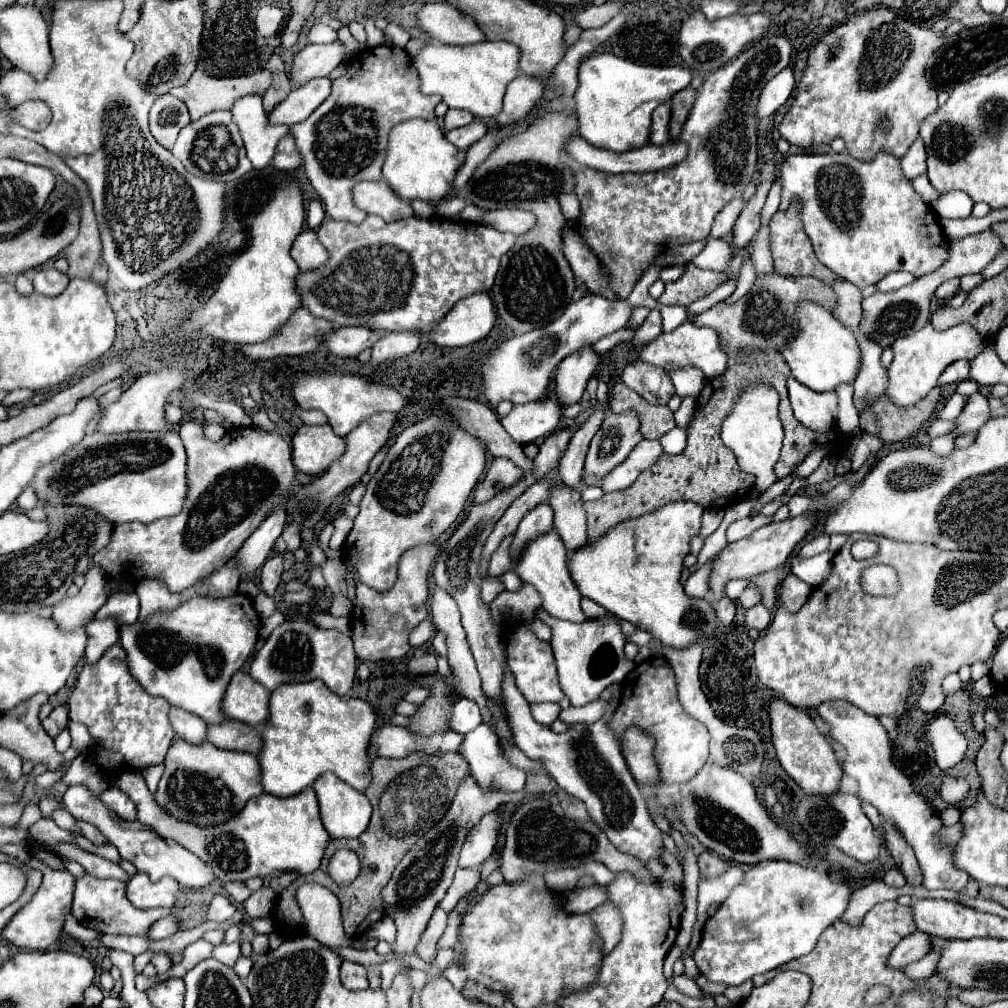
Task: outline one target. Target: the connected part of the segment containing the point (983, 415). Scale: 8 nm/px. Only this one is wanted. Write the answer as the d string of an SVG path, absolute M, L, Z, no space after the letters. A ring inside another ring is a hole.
M975 393L969 397L963 413L957 417L957 425L961 427L963 433L969 433L969 431L981 429L989 419L991 417L989 417L987 397L983 397L981 393Z

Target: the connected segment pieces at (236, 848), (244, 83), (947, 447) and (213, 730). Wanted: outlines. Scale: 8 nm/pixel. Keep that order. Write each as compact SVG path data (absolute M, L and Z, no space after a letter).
M123 771L115 779L115 787L135 801L137 821L149 825L159 837L173 839L193 855L201 857L201 861L205 861L205 865L209 865L221 881L247 881L251 877L281 875L285 871L309 875L319 867L329 841L329 833L323 829L319 817L315 791L311 787L291 797L261 793L259 797L249 799L237 817L213 827L189 825L185 821L177 821L177 817L169 817L169 813L163 813L139 771Z
M201 67L193 73L193 77L183 85L183 87L177 87L177 89L171 89L169 93L177 99L181 99L189 113L191 113L191 121L197 121L199 117L211 113L211 111L217 111L217 109L231 109L233 101L243 97L243 95L249 95L249 93L259 93L263 95L267 91L271 83L271 73L267 69L263 71L257 71L257 73L251 73L251 75L241 75L241 77L213 77L209 75L207 71L203 71Z
M947 433L947 435L939 435L939 437L933 437L931 439L931 449L937 453L937 455L949 455L949 451L953 451L953 447L955 447L955 443L953 443L953 435L951 433Z
M223 719L217 725L207 725L207 741L221 749L237 749L237 751L249 751L257 753L261 747L259 739L259 727L251 727L247 723L235 721L235 719Z

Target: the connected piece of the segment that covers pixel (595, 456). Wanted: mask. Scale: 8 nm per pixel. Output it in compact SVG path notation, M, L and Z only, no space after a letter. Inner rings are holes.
M607 413L601 429L595 433L587 457L585 457L585 469L583 469L583 485L589 475L603 479L611 469L615 469L619 463L627 459L627 455L633 451L633 447L643 439L639 433L639 419L635 413Z

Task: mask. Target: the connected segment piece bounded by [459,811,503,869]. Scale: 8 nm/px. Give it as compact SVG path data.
M497 811L487 813L479 825L475 825L461 849L459 855L459 867L461 869L473 869L477 865L481 865L485 859L489 859L489 855L495 851L495 843L497 843L497 831L503 825L503 819Z

